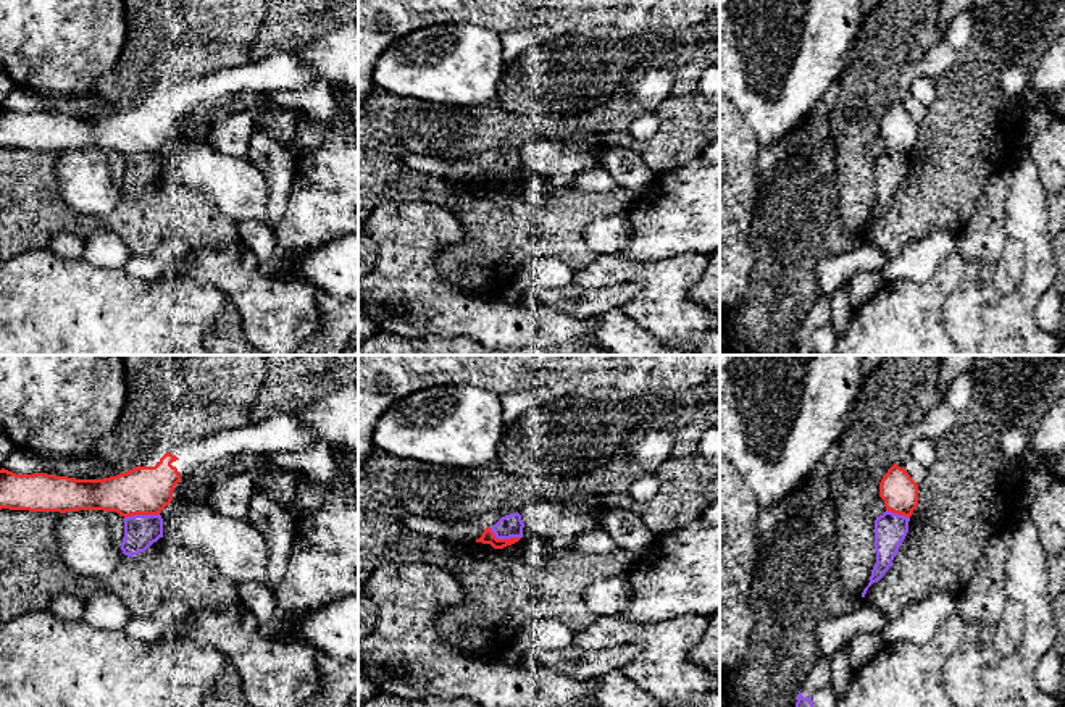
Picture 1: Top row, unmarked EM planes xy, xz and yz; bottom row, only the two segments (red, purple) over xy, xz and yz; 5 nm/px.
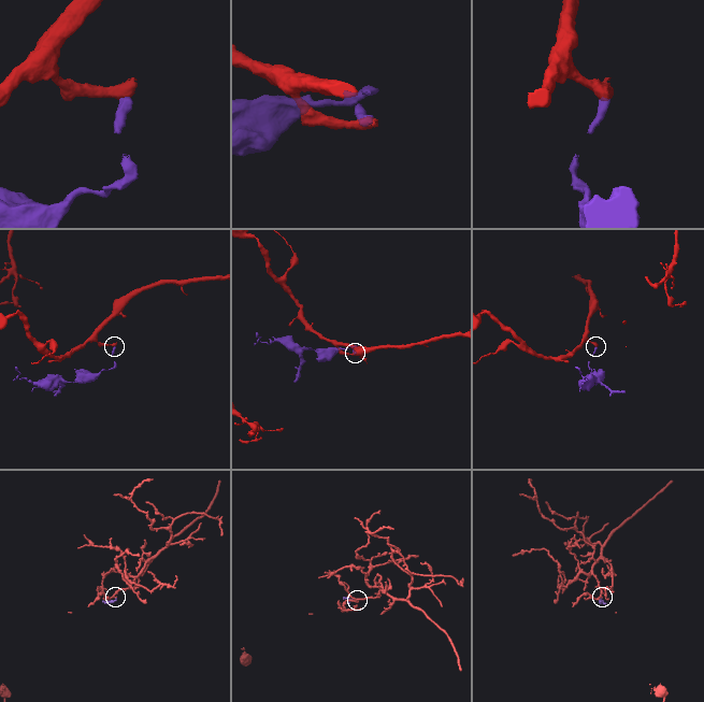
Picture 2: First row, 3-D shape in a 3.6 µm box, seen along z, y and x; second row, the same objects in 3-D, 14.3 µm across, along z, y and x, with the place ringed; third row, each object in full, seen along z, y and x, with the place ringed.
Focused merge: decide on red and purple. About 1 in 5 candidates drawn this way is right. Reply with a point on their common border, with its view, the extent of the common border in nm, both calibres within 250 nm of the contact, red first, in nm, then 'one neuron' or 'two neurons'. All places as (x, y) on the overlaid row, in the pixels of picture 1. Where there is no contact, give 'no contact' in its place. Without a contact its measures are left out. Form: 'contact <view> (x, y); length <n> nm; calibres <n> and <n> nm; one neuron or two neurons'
contact xy (141, 514); length 180 nm; calibres 240 and 170 nm; two neurons

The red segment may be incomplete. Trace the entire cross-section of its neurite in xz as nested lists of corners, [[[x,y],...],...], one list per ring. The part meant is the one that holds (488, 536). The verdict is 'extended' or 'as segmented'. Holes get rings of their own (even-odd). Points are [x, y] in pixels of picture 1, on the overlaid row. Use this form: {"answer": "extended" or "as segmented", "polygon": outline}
{"answer": "as segmented", "polygon": [[[486,528],[482,536],[476,542],[491,544],[494,549],[503,549],[518,542],[521,538],[497,539],[491,528]]]}

